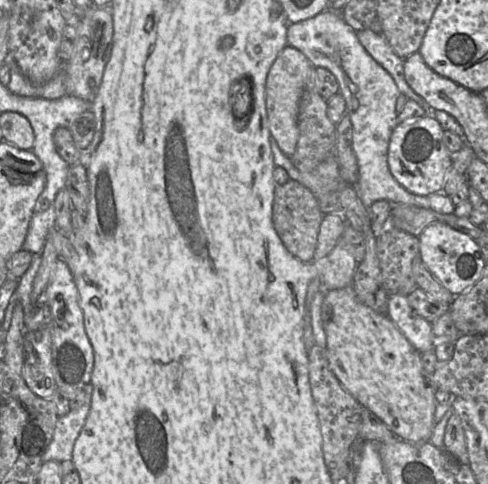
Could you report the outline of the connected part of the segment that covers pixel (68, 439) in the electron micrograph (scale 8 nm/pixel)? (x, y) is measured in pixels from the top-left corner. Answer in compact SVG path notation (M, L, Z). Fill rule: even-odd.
M91 382L85 386L85 394L85 403L81 408L71 410L67 415L58 418L52 440L42 456L42 463L63 462L72 459L74 444L80 435L91 406L93 394Z

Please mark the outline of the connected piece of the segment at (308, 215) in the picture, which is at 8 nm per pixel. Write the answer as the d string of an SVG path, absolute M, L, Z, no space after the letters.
M290 179L283 185L274 186L272 194L273 228L286 250L298 260L309 262L313 259L323 217L318 198L298 181Z

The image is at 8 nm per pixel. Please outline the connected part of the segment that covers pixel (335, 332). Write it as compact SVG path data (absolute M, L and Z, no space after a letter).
M352 286L328 290L321 306L322 325L326 334L329 367L341 383L363 407L373 412L393 432L410 443L429 442L435 421L437 401L435 387L423 376L420 352L407 340L385 313L361 303Z

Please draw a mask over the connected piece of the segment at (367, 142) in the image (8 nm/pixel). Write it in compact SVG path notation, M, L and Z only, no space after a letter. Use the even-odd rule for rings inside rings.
M329 9L304 21L290 23L287 29L288 45L301 51L312 66L328 69L338 80L339 92L346 101L346 113L353 126L353 149L359 169L359 180L352 187L367 209L378 200L386 200L452 214L456 206L448 195L415 195L402 187L391 174L388 146L392 132L398 125L395 106L401 92L393 77L367 52L356 32L344 21L340 12Z

